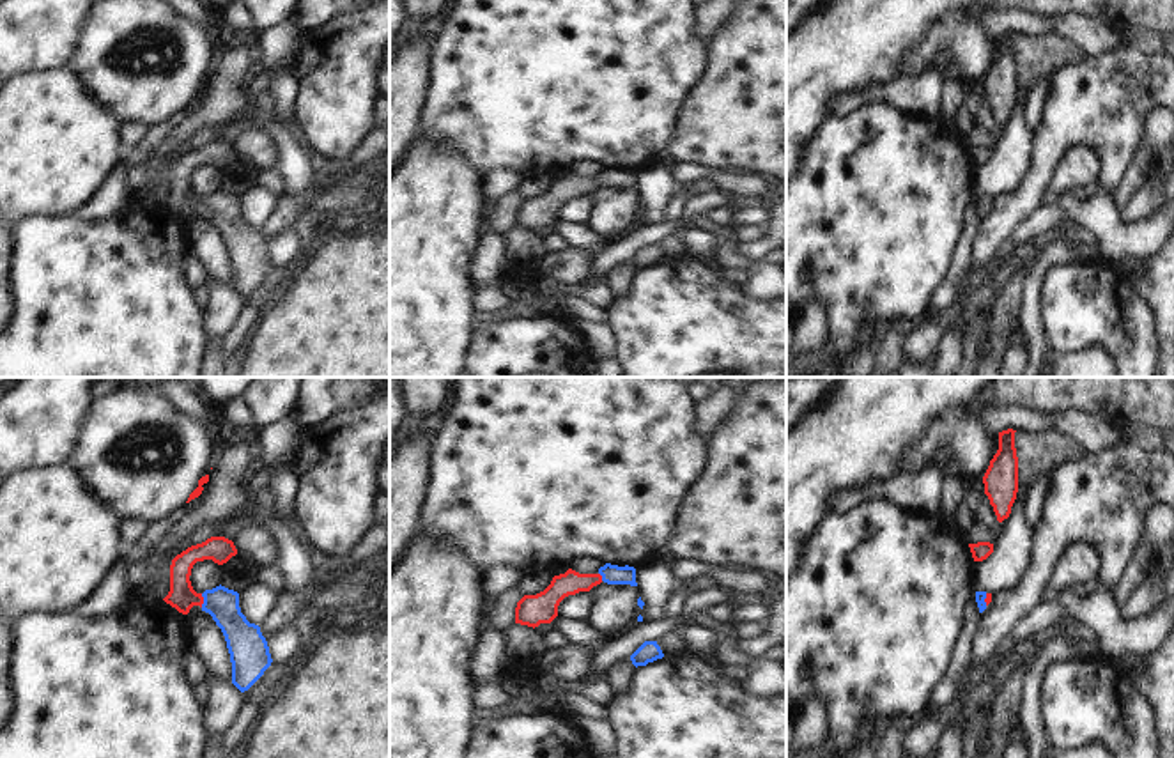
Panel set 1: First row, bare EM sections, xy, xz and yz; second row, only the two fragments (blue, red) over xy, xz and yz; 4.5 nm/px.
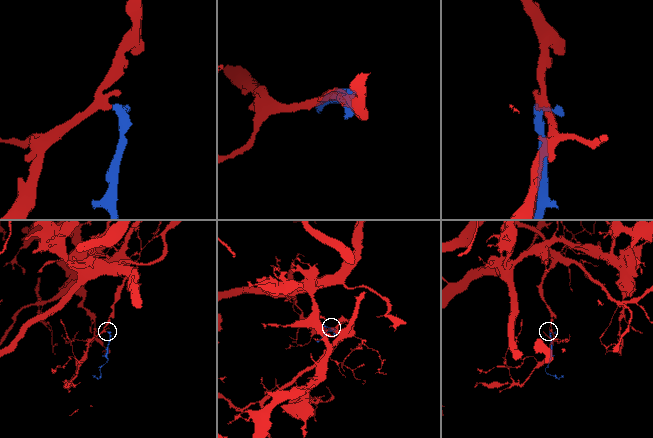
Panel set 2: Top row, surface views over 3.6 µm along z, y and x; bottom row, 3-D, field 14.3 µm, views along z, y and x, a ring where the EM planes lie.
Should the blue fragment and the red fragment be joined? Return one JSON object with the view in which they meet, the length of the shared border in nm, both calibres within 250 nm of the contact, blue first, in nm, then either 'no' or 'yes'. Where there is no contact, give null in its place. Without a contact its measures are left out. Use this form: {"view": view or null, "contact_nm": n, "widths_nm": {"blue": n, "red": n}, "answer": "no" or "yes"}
{"view": "xy", "contact_nm": 60, "widths_nm": {"blue": 160, "red": 120}, "answer": "yes"}

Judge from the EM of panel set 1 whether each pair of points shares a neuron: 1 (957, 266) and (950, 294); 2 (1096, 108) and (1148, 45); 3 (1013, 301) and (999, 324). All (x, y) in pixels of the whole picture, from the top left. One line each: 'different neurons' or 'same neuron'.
1: same neuron
2: different neurons
3: same neuron

